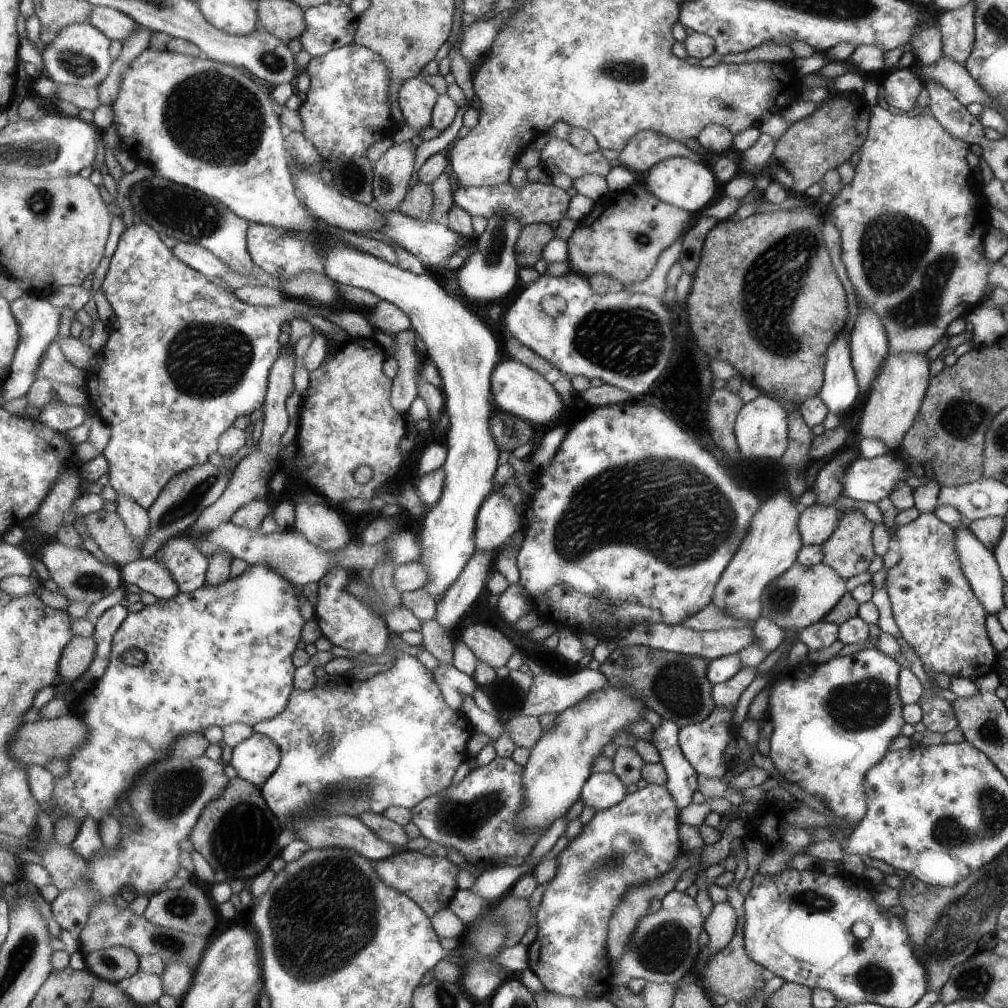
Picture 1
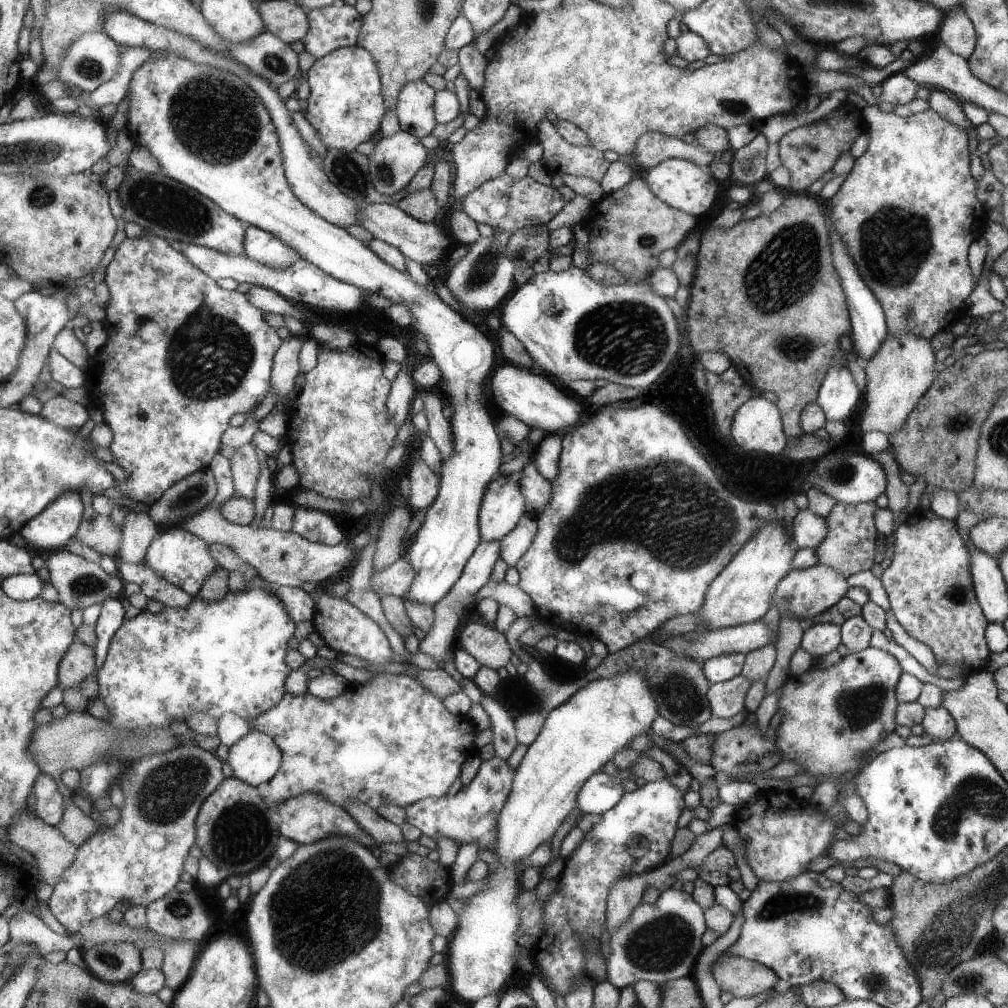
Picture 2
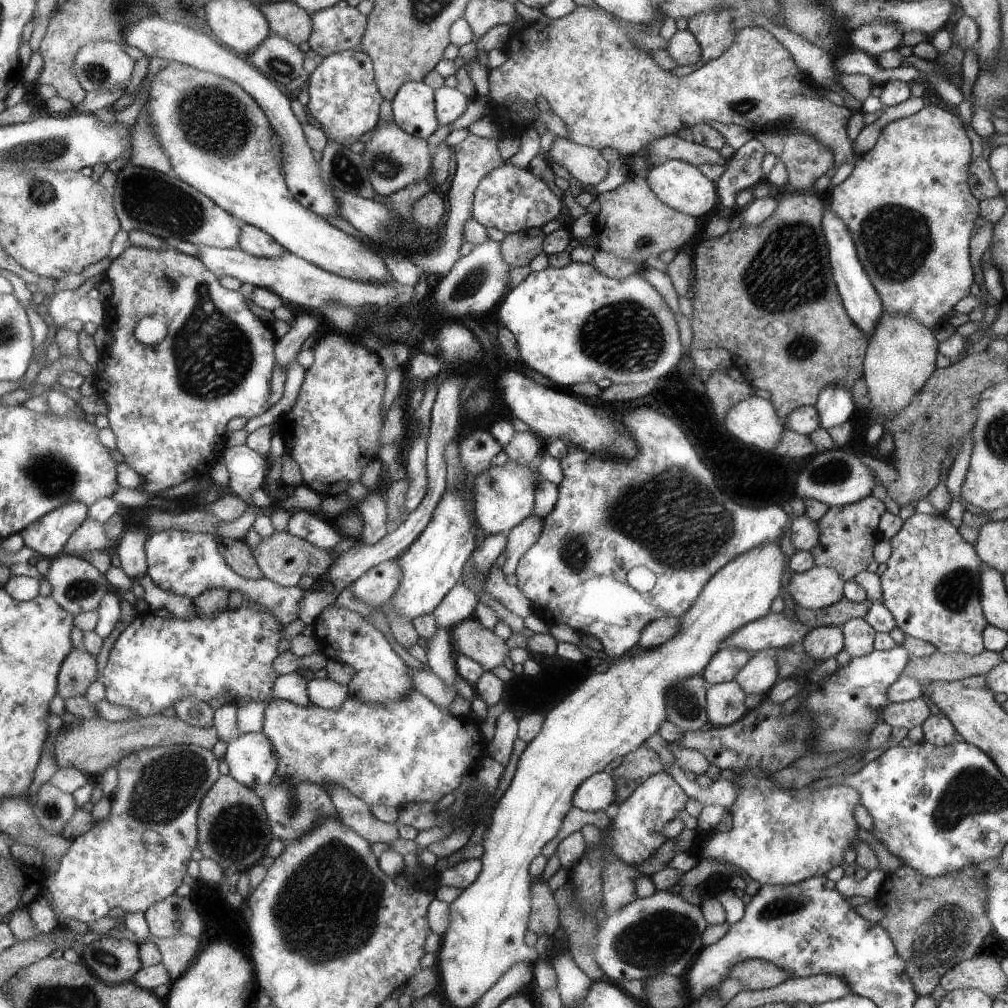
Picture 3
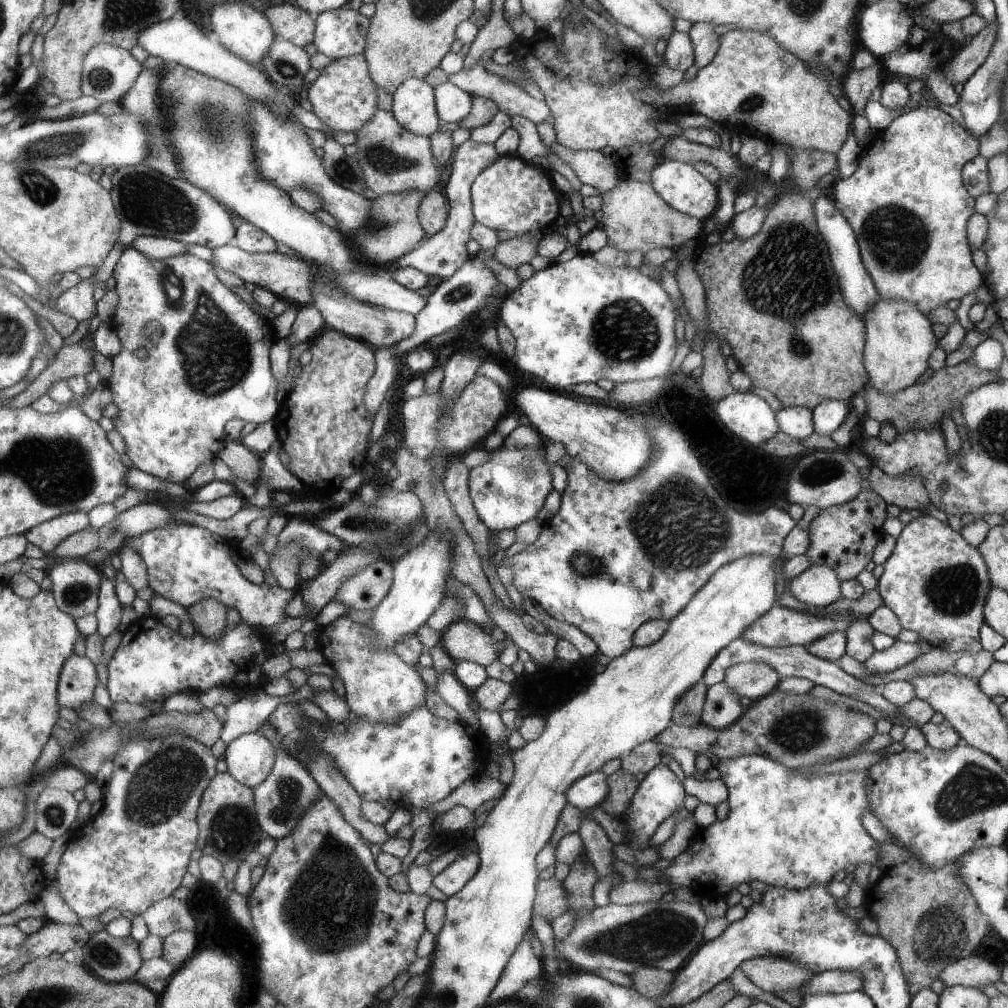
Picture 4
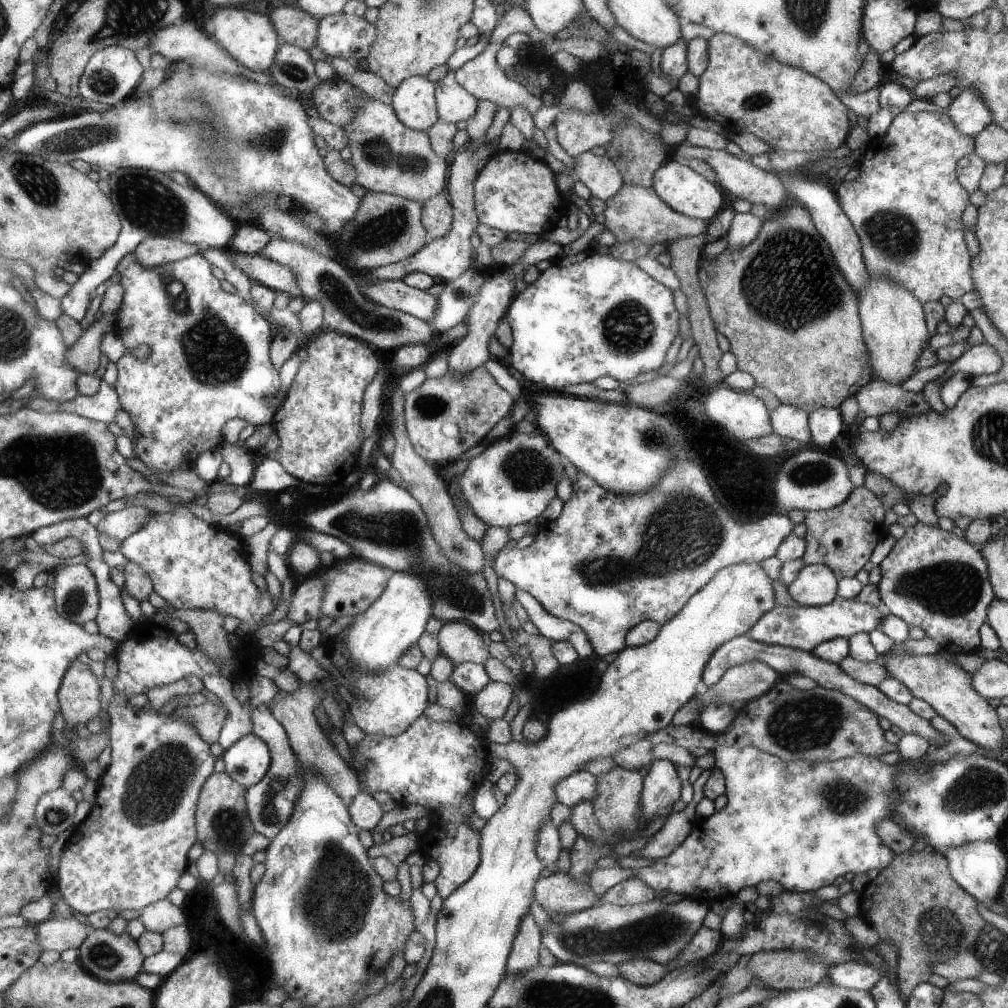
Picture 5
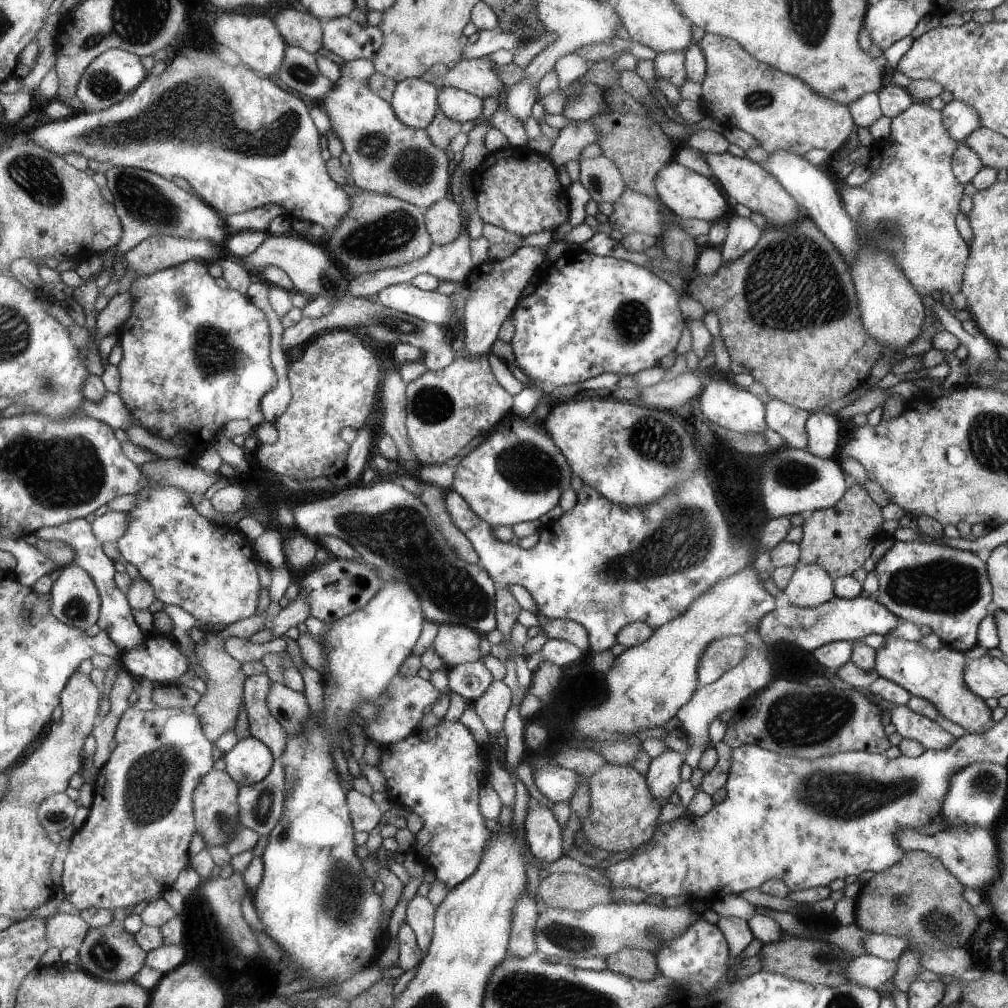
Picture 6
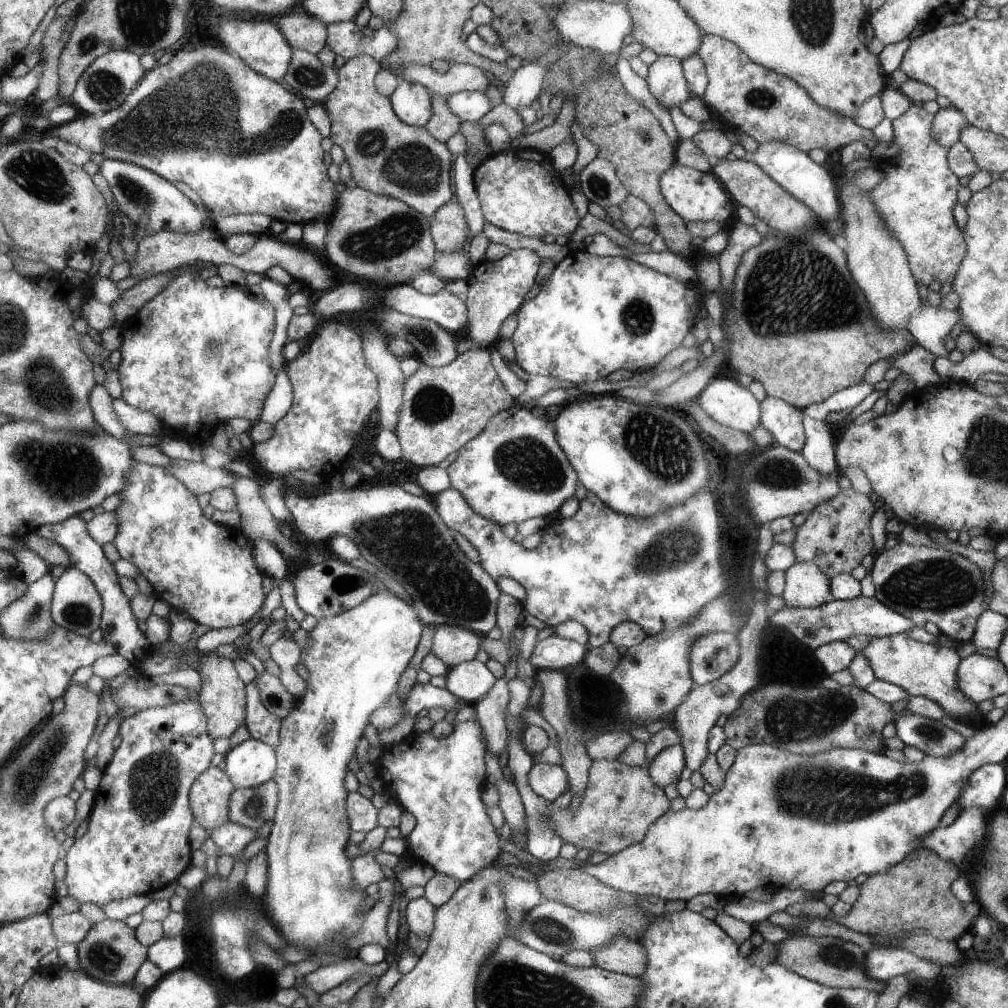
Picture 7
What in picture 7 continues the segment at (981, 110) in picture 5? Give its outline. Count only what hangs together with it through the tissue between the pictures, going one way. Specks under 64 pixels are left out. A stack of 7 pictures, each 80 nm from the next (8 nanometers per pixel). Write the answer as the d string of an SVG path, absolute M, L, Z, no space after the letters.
M952 104L948 108L940 108L934 114L930 125L930 134L939 146L949 149L956 145L960 138L960 130L968 124L965 115Z

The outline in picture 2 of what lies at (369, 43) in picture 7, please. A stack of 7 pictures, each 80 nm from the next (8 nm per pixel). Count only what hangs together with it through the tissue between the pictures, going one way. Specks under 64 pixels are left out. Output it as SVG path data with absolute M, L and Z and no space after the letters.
M340 2L308 11L308 17L309 32L301 41L305 50L317 59L335 49L357 45L361 27L365 24L364 15L355 5Z

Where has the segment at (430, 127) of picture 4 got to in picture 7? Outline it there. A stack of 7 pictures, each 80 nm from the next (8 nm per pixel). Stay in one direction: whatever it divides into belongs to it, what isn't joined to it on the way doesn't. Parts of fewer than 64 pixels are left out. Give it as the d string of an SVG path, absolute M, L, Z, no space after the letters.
M405 81L390 96L399 118L409 125L425 127L434 113L434 92L424 84Z

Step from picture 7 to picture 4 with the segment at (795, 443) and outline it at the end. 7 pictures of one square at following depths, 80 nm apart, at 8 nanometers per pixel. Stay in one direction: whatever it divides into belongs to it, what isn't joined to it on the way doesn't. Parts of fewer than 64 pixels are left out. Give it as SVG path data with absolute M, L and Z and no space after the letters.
M799 405L783 407L777 411L776 422L780 426L781 433L785 433L798 441L814 431L812 410Z

